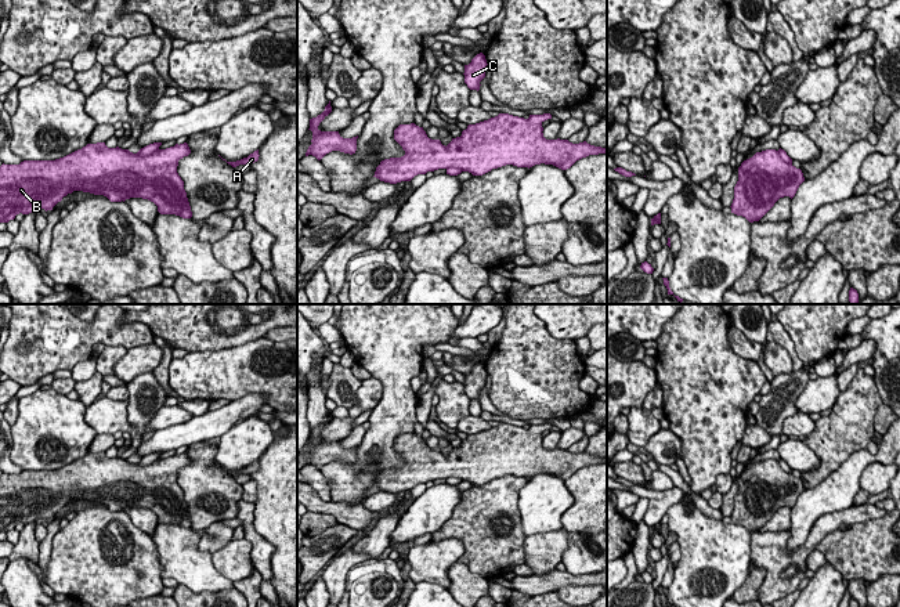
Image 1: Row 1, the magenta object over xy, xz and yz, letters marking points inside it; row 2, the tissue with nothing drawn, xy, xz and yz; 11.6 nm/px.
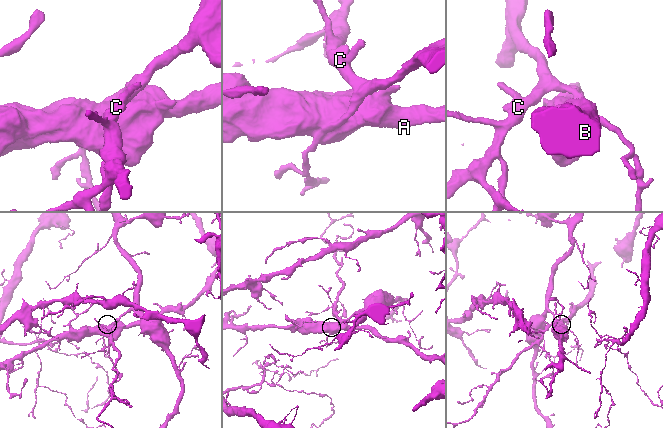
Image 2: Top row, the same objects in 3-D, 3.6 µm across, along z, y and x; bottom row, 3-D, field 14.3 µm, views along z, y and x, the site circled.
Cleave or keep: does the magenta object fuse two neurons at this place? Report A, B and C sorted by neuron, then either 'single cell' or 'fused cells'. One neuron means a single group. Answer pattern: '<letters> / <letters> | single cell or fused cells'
A B / C | fused cells

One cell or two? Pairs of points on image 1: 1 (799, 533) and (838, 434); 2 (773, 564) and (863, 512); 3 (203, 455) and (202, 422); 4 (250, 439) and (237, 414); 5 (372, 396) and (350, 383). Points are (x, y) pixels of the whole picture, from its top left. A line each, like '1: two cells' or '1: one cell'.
1: two cells
2: one cell
3: two cells
4: two cells
5: two cells

